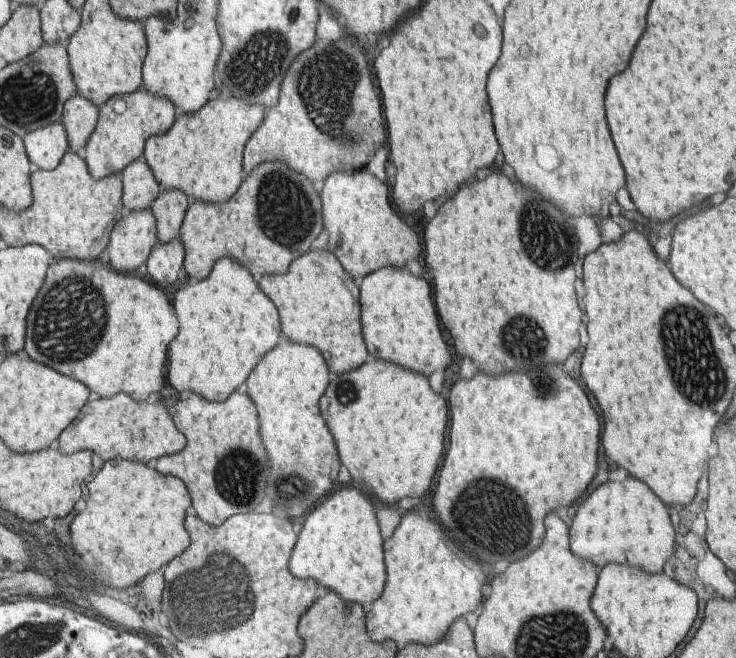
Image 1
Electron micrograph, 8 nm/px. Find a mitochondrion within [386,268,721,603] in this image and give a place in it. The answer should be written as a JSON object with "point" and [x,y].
{"point":[502,523]}

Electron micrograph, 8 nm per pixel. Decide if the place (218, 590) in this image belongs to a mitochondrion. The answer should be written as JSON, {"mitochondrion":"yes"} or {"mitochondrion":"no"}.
{"mitochondrion":"yes"}

